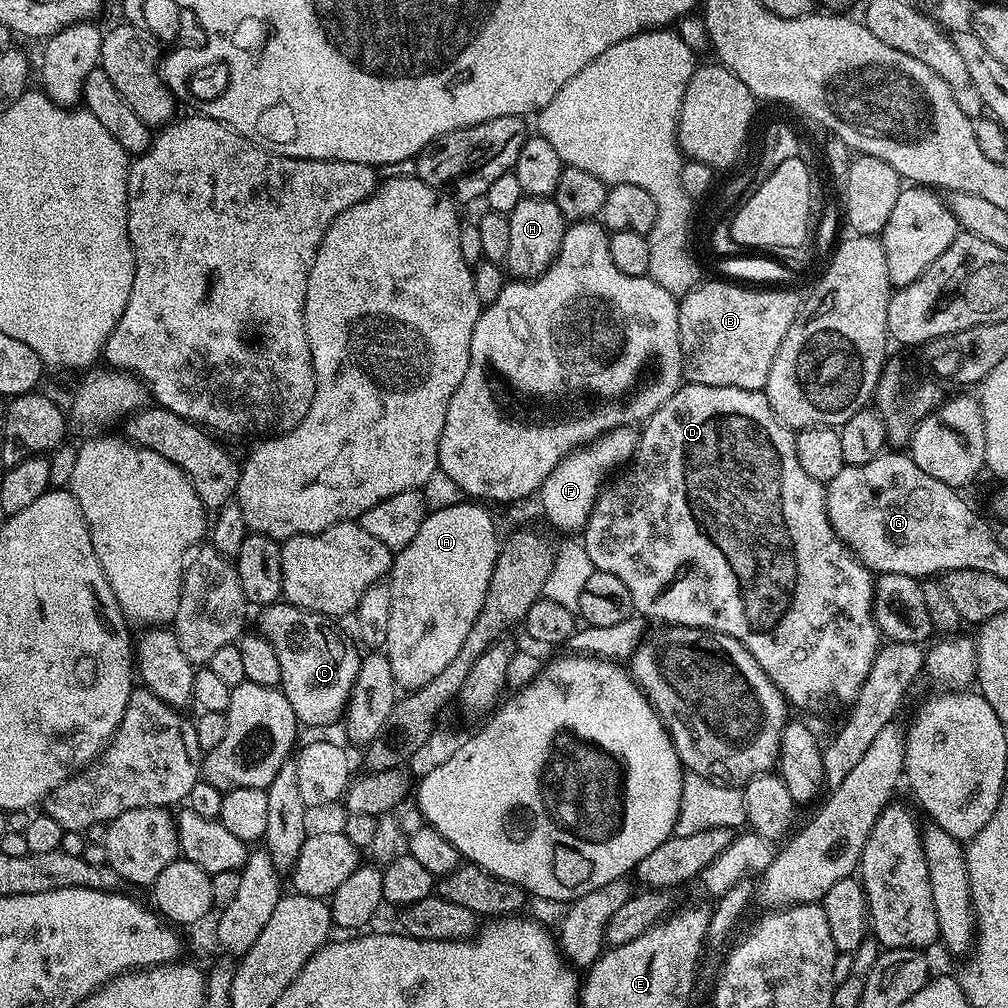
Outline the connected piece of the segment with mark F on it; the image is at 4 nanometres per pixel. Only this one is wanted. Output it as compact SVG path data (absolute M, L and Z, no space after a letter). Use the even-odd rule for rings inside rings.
M617 430L609 432L607 436L600 436L587 446L581 446L576 451L568 453L562 462L558 462L558 466L554 466L554 470L548 475L538 493L538 499L540 499L541 506L544 507L545 514L548 515L549 522L564 532L579 533L583 530L592 516L596 497L605 487L604 475L611 468L619 469L621 466L627 465L636 455L637 443L638 436L635 431Z

